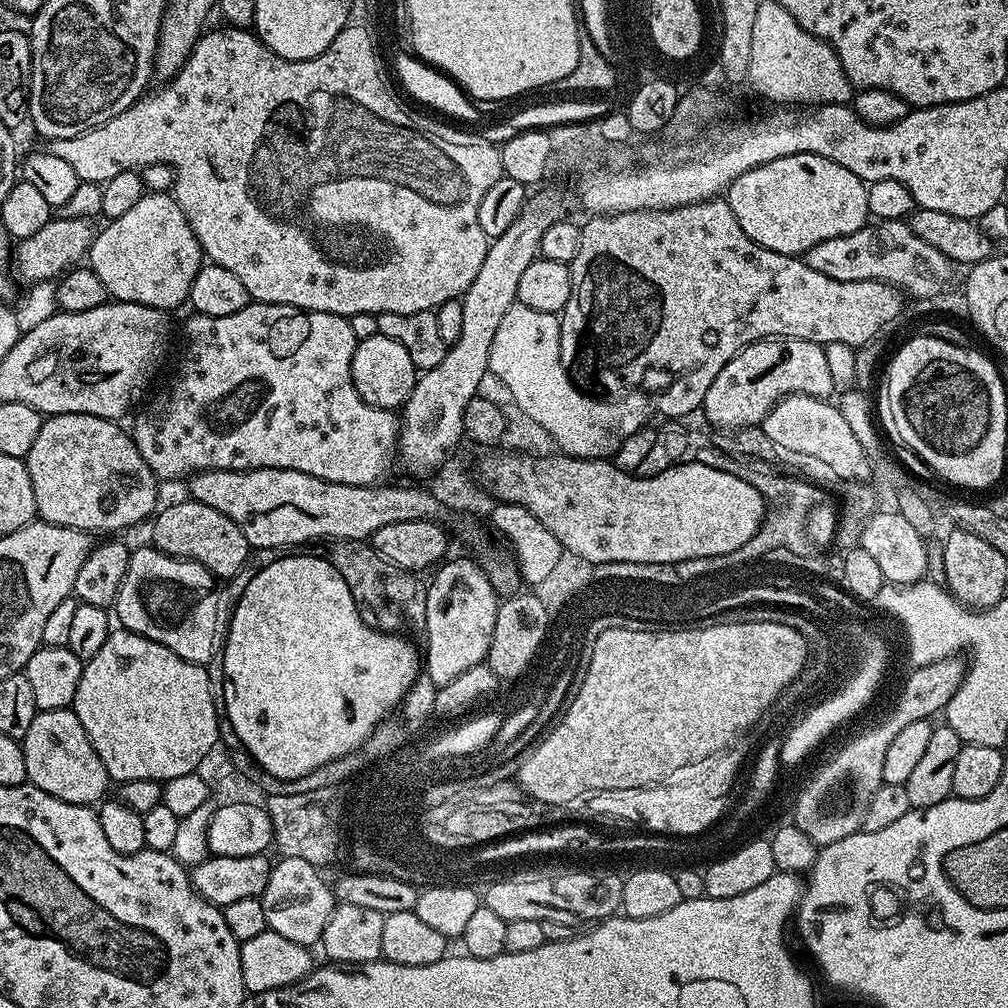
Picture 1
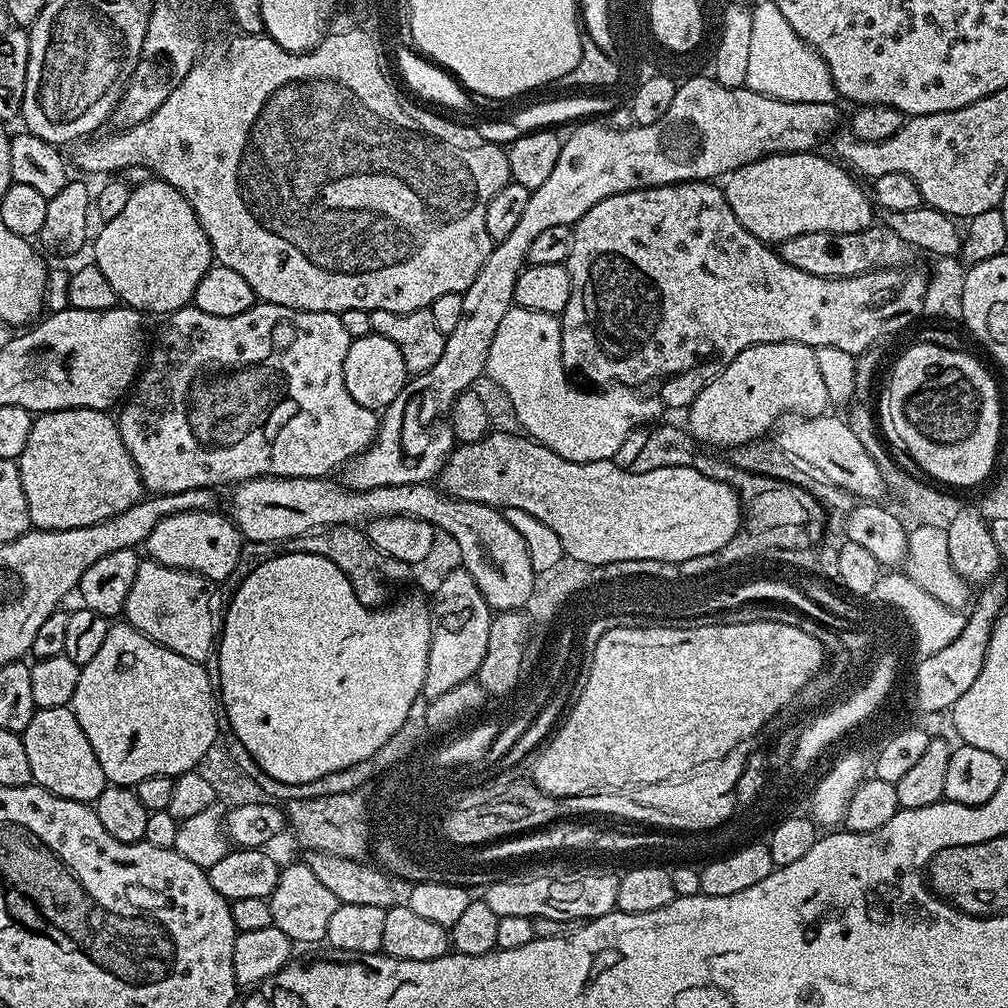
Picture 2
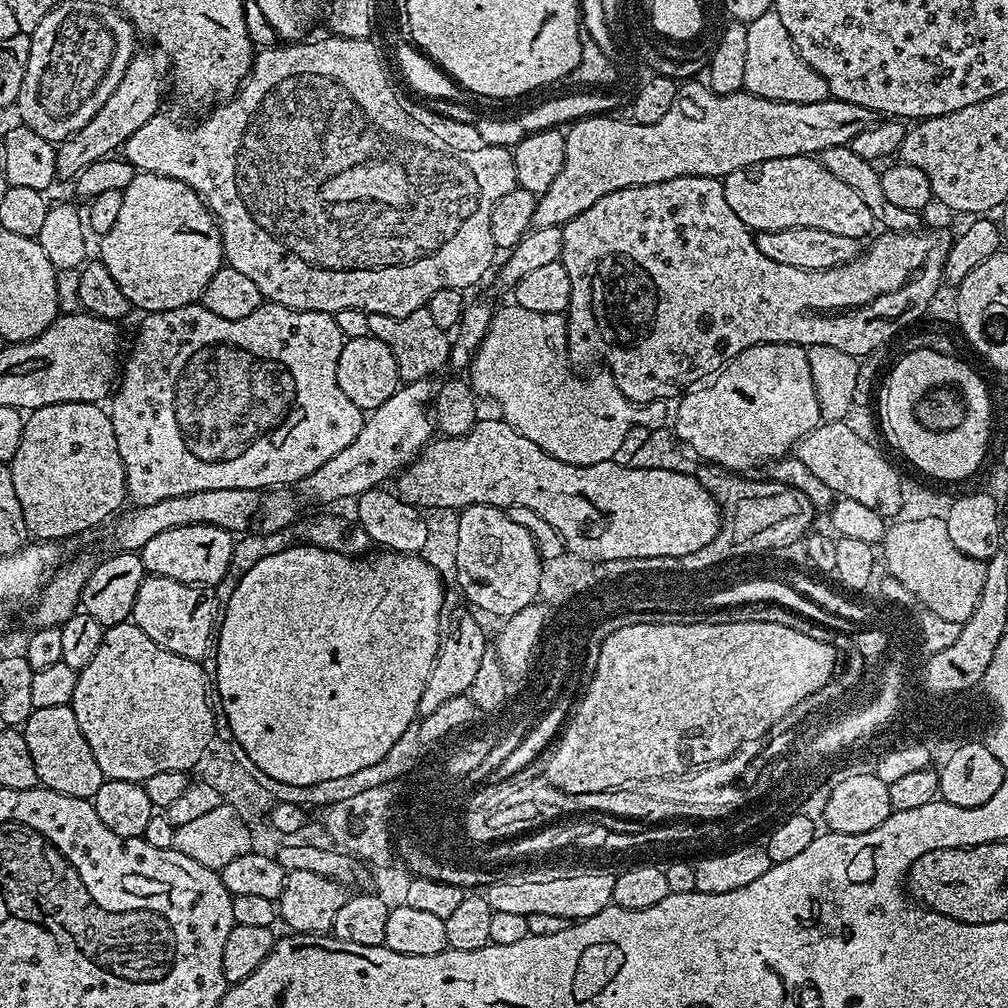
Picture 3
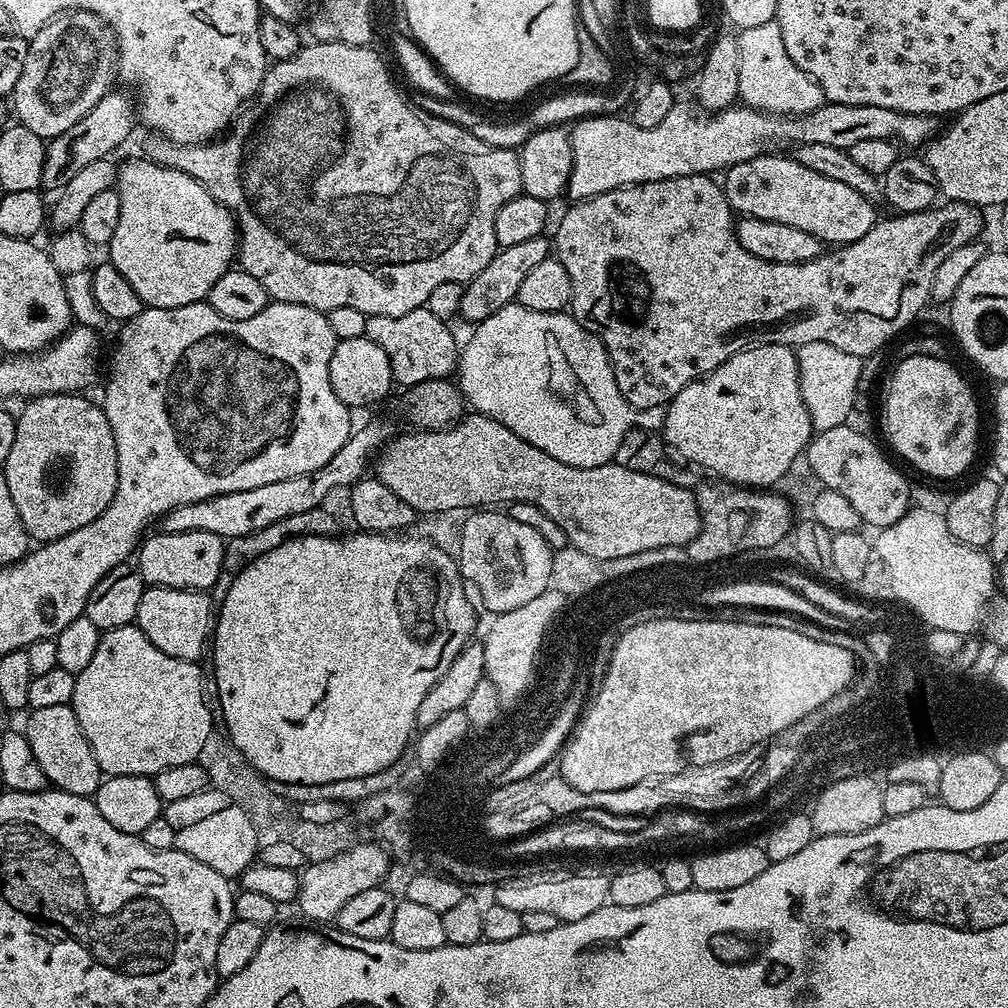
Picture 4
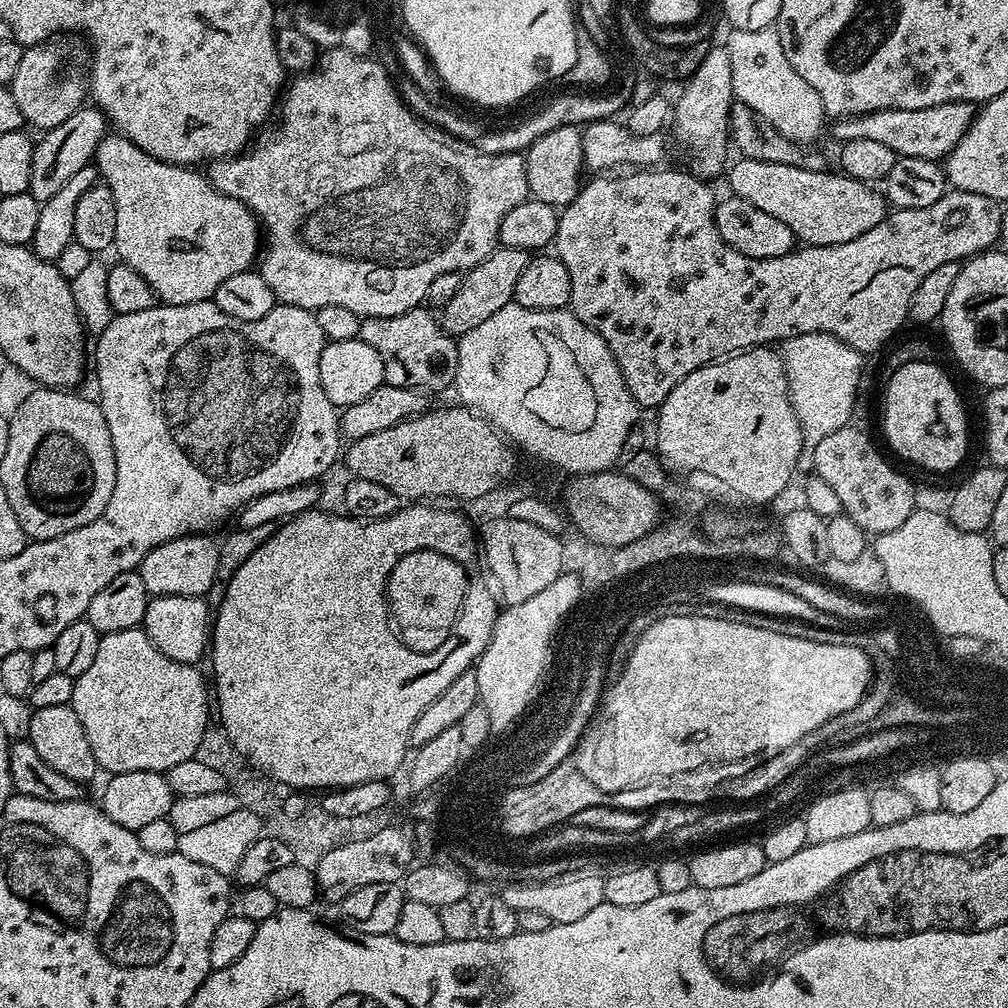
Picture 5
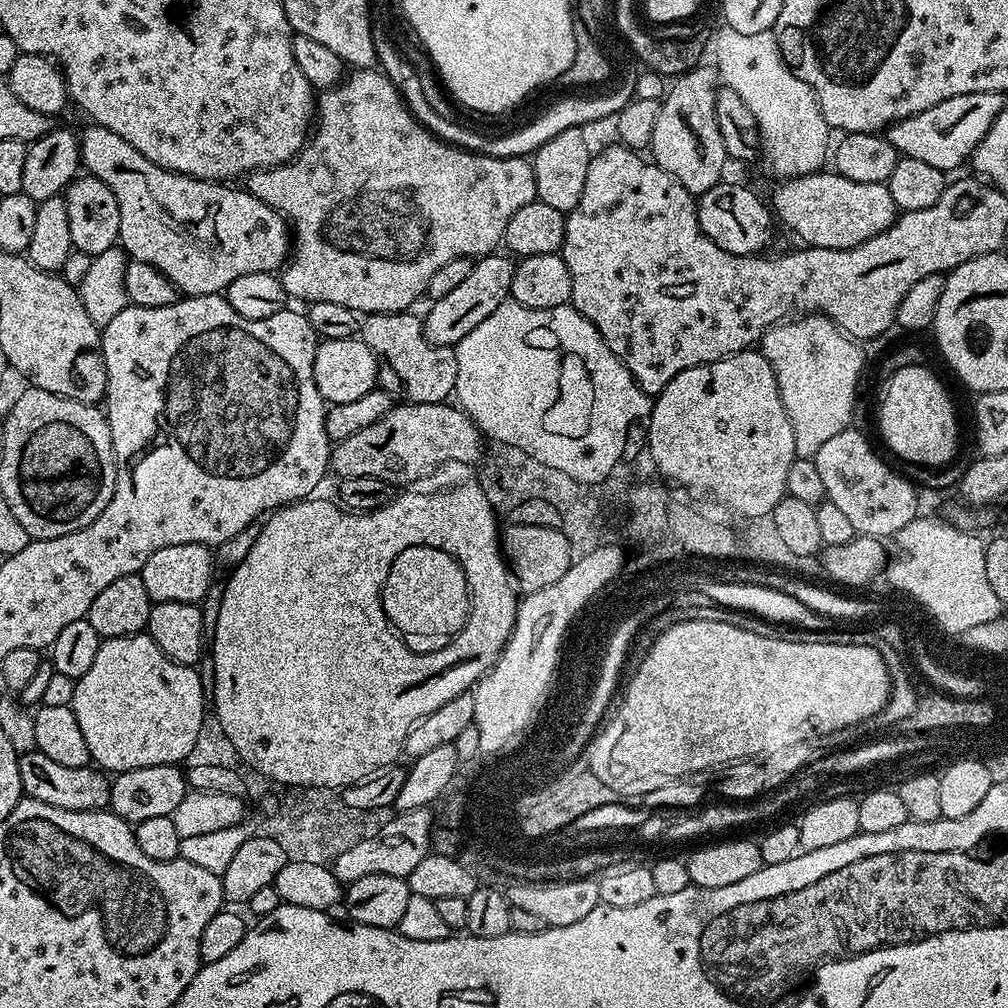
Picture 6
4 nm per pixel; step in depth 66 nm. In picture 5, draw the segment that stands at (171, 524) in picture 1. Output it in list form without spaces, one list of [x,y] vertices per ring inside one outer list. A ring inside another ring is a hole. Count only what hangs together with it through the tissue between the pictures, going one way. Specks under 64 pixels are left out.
[[[208,534],[183,536],[162,546],[154,546],[146,558],[142,558],[138,569],[142,582],[146,582],[149,597],[153,596],[202,596],[217,587],[218,558],[220,545]]]

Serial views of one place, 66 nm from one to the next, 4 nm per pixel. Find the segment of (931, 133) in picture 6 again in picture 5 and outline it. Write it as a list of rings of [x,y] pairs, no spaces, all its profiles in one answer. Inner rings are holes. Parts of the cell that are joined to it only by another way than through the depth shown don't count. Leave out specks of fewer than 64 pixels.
[[[967,100],[946,102],[942,106],[930,106],[926,110],[878,110],[861,116],[846,116],[835,121],[832,136],[836,142],[845,144],[858,138],[872,140],[890,146],[897,156],[926,158],[943,161],[958,146],[962,134],[972,125],[973,105]]]

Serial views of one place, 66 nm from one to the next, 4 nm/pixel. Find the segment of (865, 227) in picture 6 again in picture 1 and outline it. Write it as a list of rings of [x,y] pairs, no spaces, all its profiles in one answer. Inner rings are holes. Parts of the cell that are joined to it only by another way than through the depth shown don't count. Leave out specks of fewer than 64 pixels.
[[[799,152],[746,170],[729,186],[726,199],[734,218],[738,218],[738,226],[758,246],[803,257],[810,246],[826,238],[854,234],[854,230],[869,223],[867,193],[868,184],[850,174],[846,166],[838,166],[838,162],[818,154]]]

